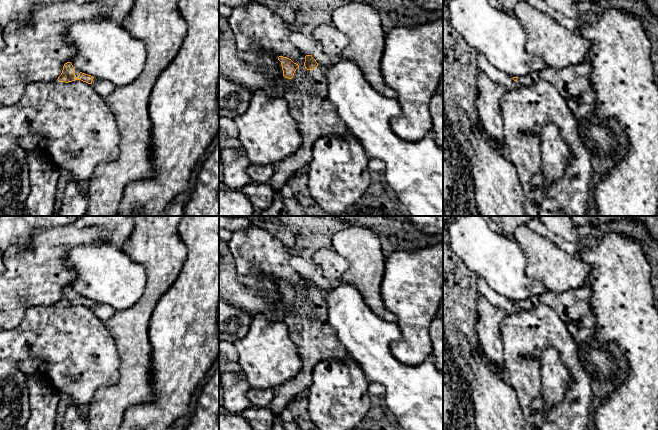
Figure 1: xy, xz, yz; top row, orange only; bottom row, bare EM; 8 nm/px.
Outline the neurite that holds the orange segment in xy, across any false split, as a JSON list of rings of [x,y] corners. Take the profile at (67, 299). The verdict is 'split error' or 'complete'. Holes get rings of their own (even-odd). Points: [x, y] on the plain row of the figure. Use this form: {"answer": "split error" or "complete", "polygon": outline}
{"answer": "split error", "polygon": [[[67,286],[63,290],[61,299],[57,303],[59,306],[72,306],[75,304],[81,304],[88,308],[92,308],[96,303],[88,298],[82,297],[79,294],[75,293],[71,286]]]}

